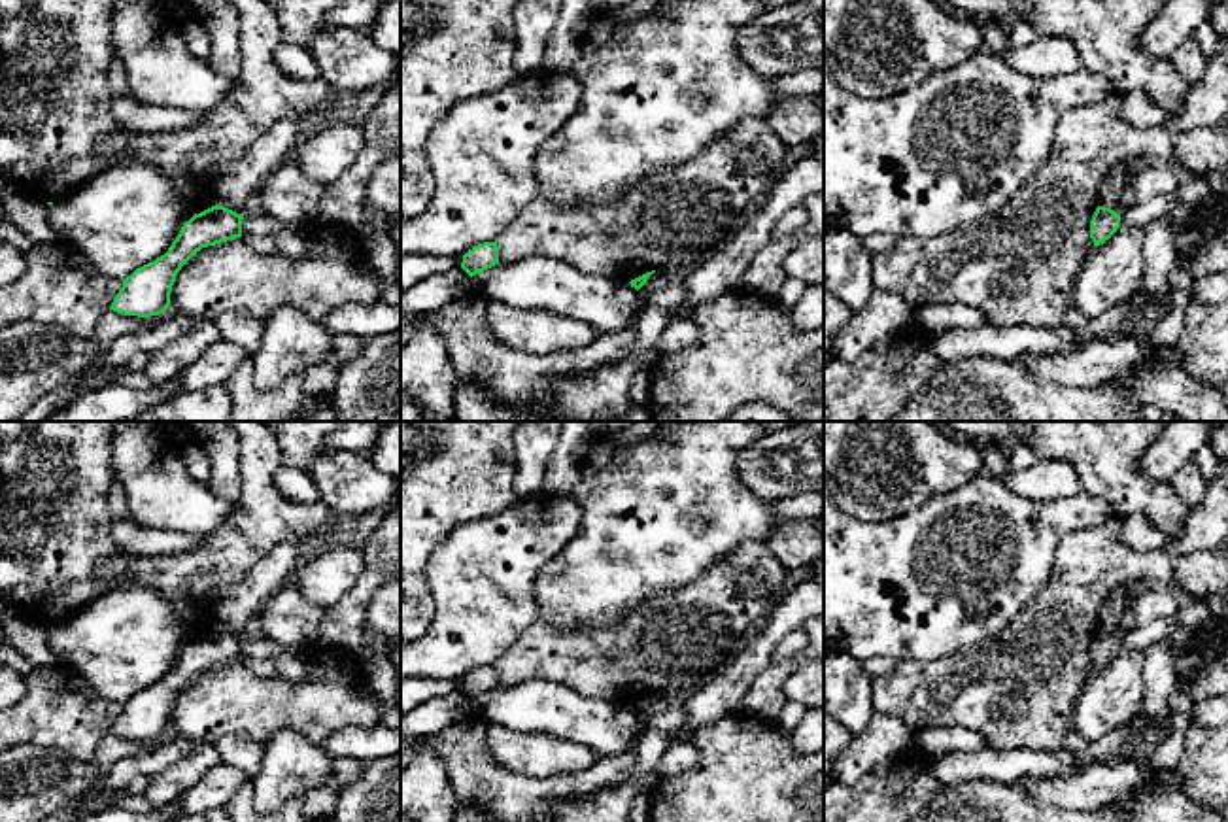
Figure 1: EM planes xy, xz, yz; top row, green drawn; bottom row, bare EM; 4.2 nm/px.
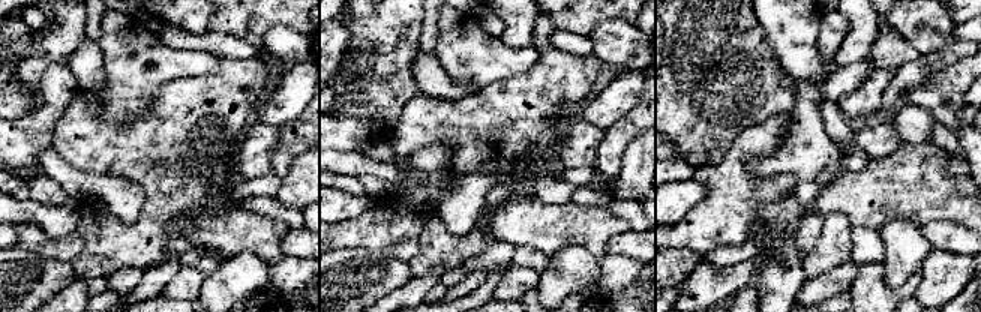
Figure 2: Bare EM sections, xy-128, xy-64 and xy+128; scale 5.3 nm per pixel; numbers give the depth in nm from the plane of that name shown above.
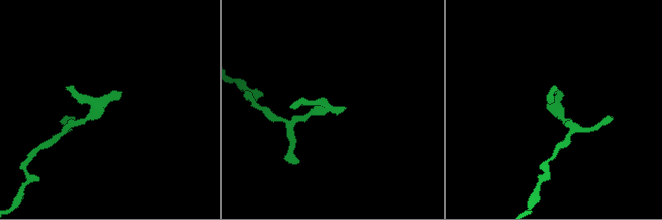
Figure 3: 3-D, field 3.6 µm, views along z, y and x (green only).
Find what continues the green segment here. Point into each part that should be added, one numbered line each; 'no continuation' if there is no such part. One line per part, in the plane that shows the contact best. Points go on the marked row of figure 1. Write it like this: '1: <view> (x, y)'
1: xy (237, 189)

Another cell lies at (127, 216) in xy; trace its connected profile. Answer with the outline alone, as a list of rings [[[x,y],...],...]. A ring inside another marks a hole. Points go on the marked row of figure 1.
[[[127,163],[49,206],[47,221],[57,240],[79,249],[104,276],[125,280],[164,255],[195,208],[183,202],[168,176],[153,164]]]

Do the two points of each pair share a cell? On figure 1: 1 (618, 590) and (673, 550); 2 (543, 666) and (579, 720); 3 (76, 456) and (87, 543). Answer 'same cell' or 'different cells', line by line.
1: same cell
2: different cells
3: same cell

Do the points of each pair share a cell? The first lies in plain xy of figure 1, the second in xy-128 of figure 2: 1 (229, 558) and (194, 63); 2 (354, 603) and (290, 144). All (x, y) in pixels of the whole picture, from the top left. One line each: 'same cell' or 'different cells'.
1: different cells
2: same cell

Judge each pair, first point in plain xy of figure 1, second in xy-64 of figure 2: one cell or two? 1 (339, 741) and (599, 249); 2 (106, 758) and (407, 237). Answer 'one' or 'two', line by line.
1: two
2: two

